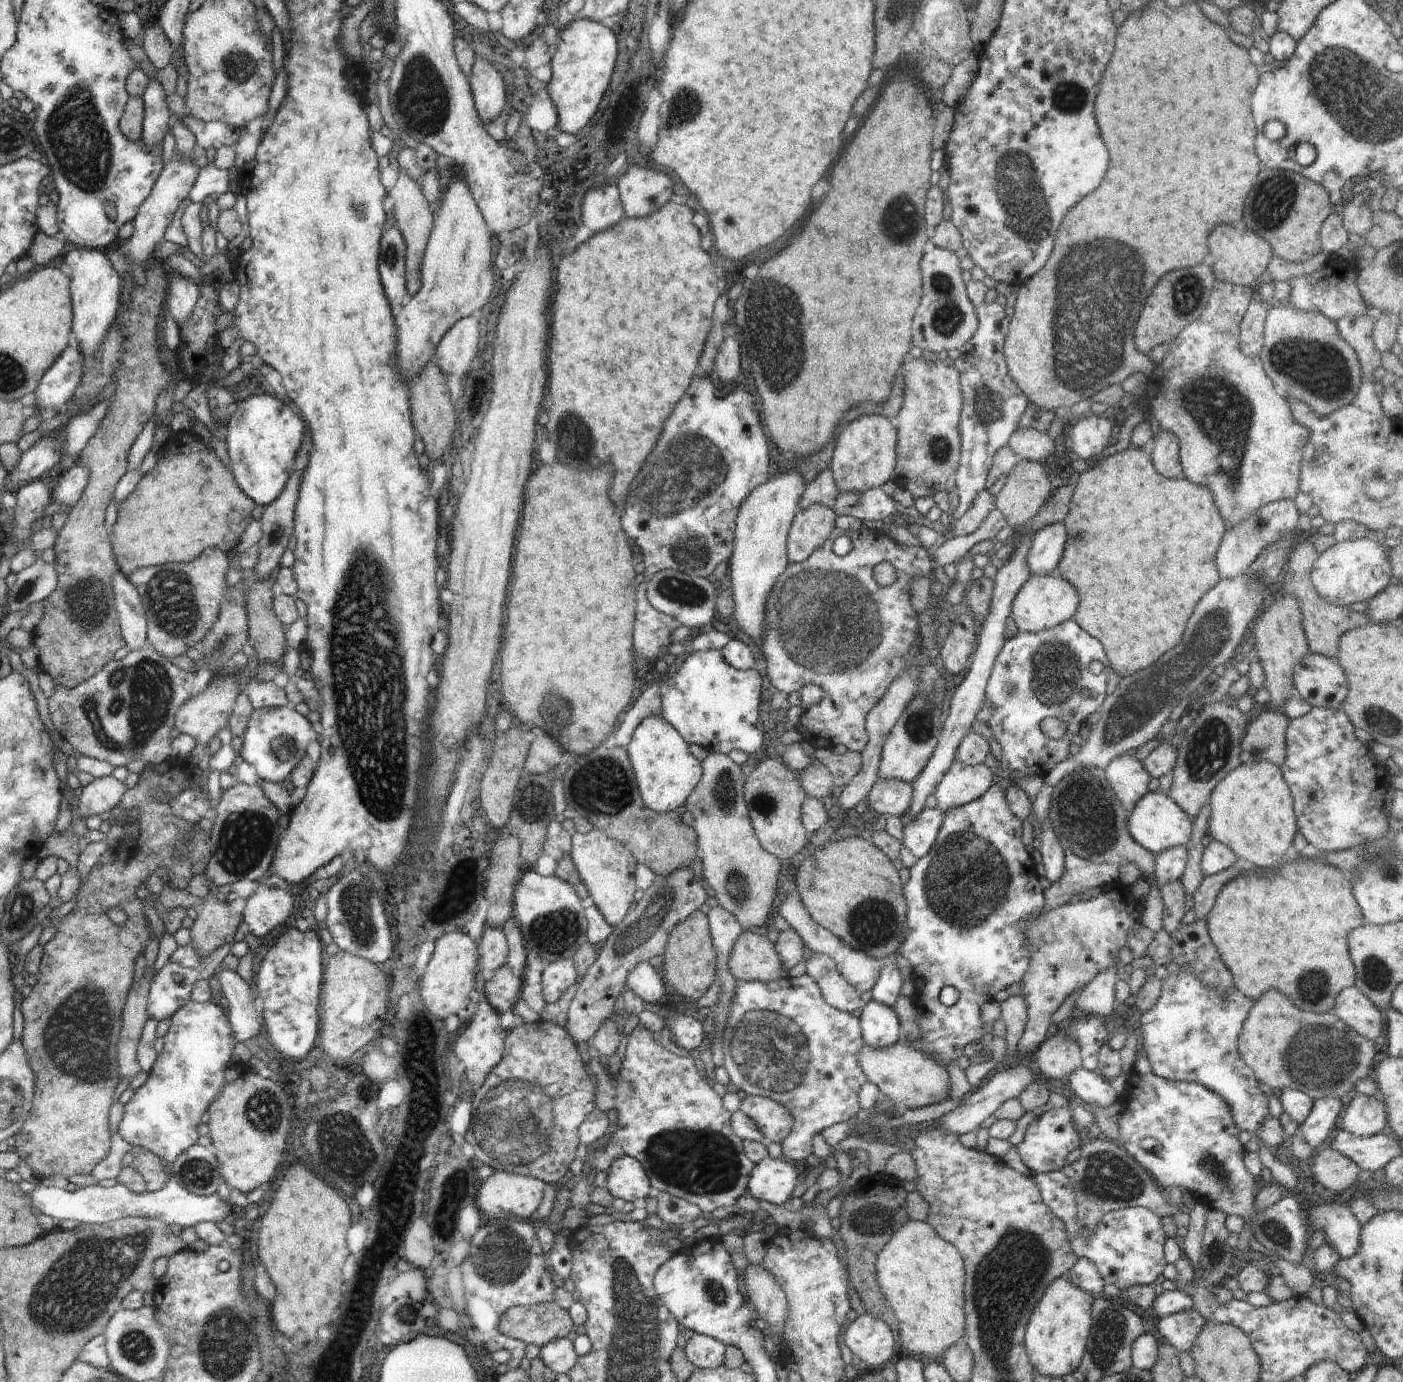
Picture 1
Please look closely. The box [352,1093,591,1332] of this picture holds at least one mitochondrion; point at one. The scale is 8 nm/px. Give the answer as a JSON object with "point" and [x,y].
{"point":[502,1257]}

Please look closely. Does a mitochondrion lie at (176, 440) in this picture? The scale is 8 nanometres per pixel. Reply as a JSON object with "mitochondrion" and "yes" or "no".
{"mitochondrion":"no"}

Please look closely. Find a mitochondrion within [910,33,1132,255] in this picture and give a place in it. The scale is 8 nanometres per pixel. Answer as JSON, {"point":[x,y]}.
{"point":[1019,184]}

